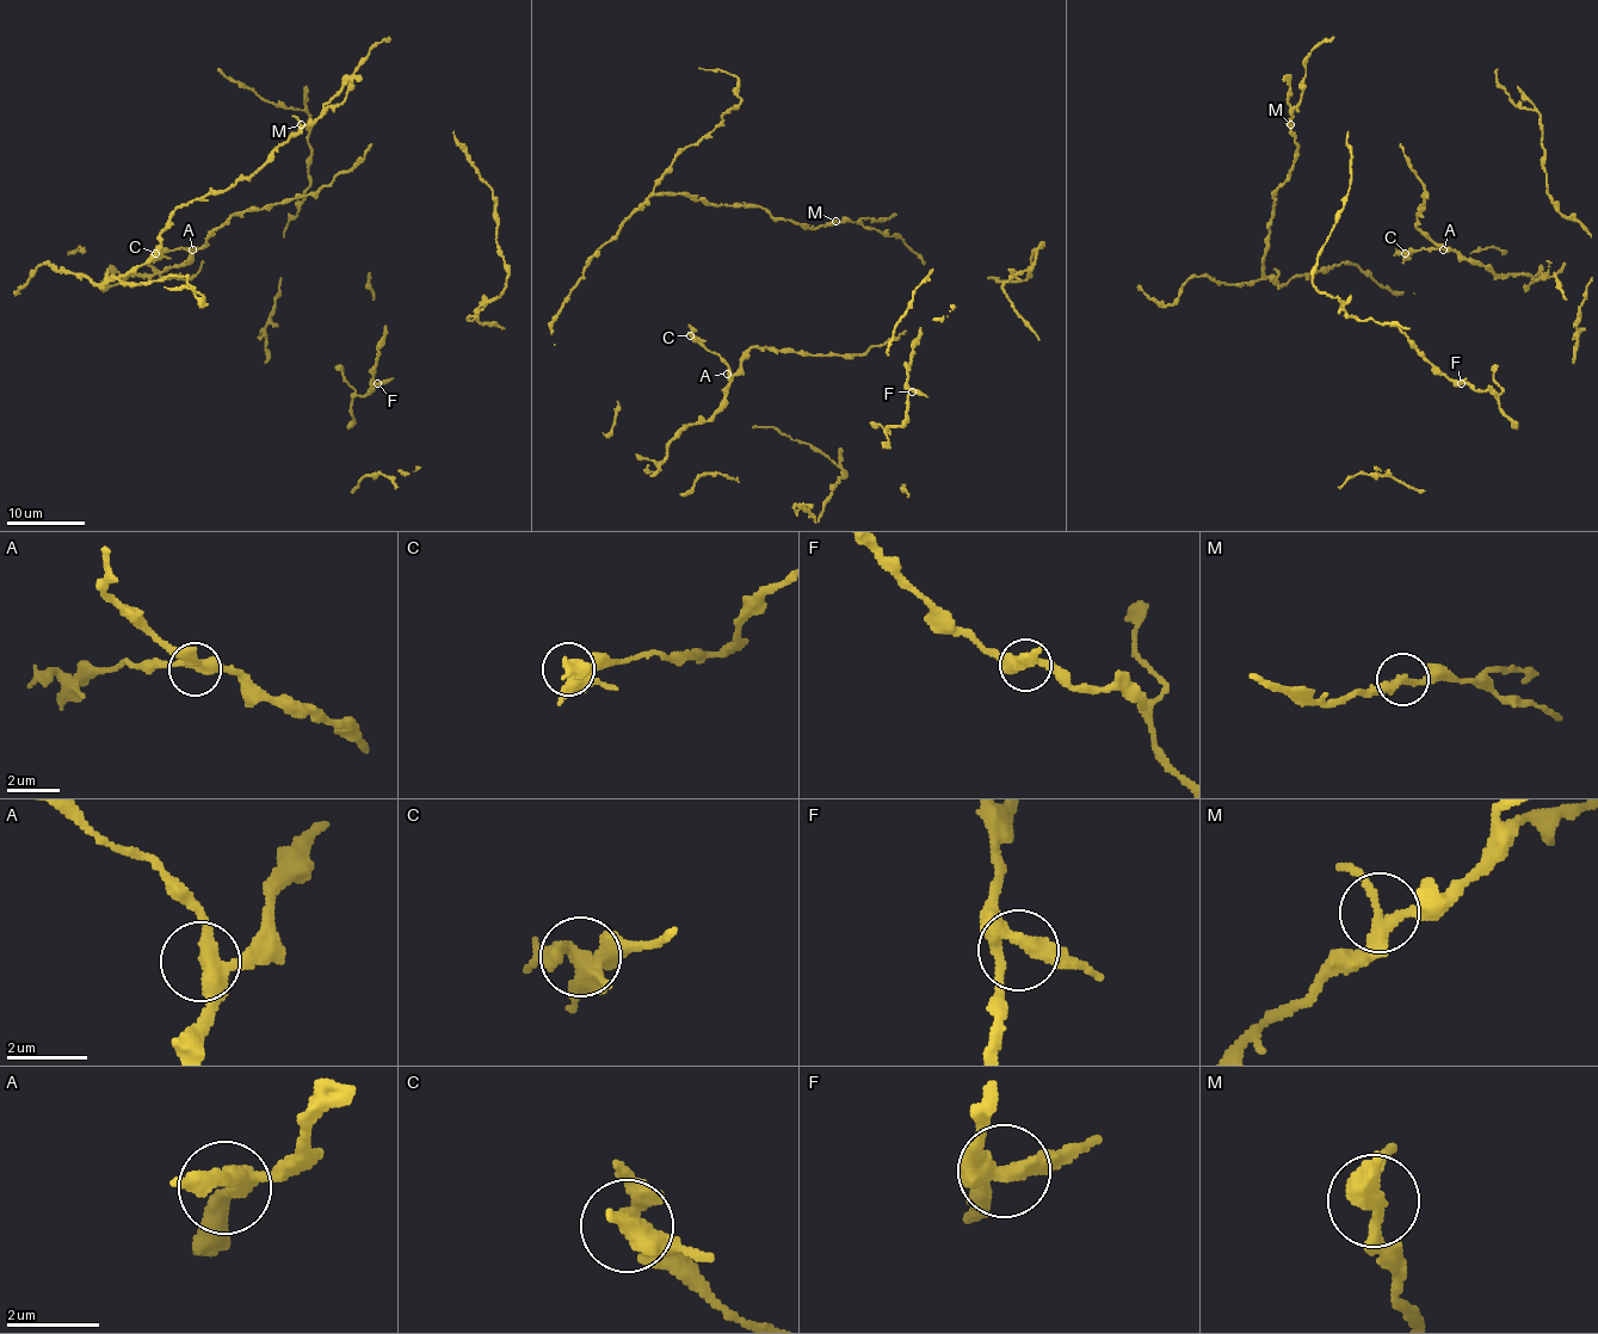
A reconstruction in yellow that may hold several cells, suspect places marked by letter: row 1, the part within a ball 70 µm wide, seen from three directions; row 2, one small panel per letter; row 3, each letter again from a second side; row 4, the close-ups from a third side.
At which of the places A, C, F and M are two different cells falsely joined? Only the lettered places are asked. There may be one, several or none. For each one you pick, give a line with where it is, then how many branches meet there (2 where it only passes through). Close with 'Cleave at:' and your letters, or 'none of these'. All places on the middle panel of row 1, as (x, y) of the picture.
Cleave at: none of these

